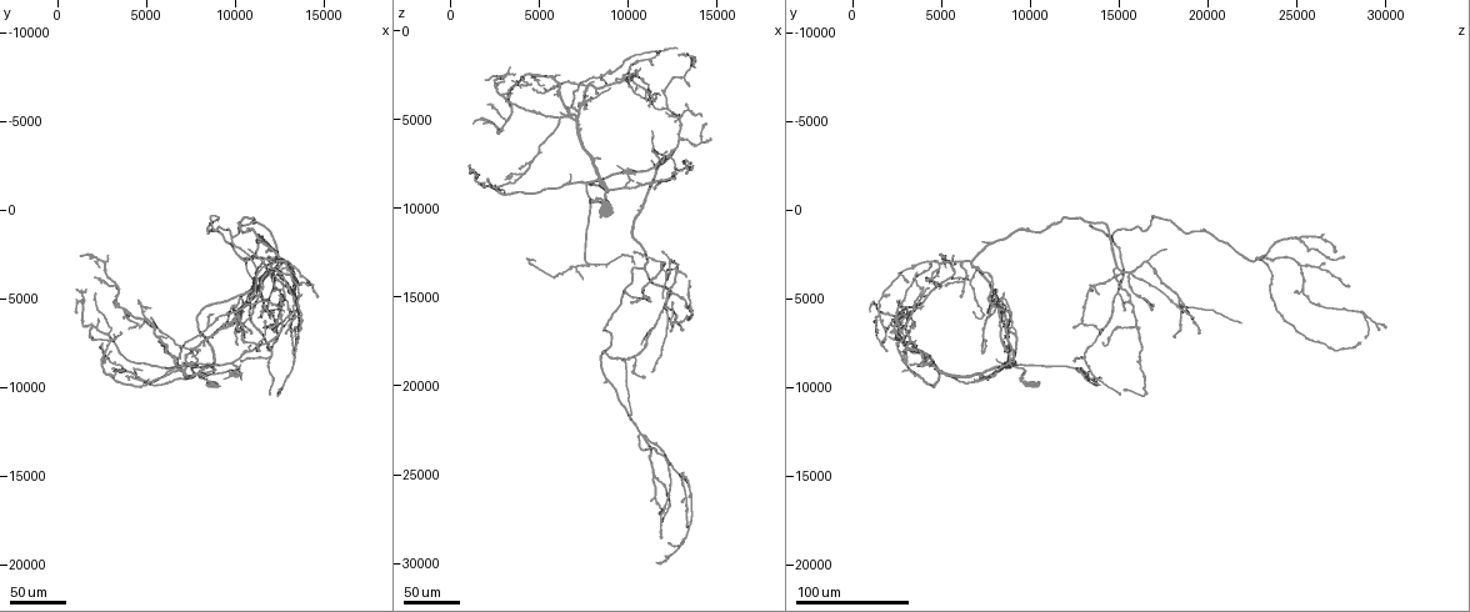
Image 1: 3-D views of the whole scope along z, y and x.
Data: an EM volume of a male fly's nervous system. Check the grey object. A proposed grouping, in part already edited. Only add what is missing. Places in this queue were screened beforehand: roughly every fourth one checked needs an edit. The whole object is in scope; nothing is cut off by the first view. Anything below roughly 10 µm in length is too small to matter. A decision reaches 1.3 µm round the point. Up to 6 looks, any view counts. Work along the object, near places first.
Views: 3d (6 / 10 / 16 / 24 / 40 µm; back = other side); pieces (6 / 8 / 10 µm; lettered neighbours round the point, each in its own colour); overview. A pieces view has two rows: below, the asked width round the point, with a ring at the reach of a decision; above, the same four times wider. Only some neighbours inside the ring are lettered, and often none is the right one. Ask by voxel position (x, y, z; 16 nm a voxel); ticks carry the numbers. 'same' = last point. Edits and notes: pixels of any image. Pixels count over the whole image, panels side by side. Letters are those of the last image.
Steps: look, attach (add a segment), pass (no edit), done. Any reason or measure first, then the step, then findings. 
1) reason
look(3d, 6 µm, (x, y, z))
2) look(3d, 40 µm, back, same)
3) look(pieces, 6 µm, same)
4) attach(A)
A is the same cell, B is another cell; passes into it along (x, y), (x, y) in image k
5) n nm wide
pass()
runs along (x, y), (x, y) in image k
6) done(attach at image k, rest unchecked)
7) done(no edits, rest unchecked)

an open end
look(3d, 24 µm, (10800, 2200, 17600))

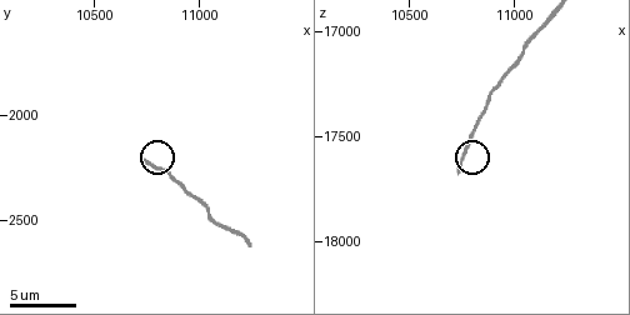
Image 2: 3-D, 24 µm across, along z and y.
what lies round it
look(pieces, 10 µm, (10730, 2200, 17660))

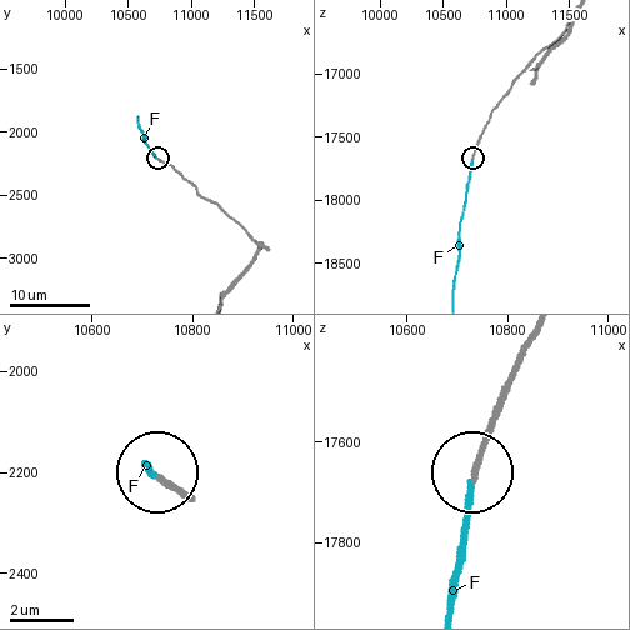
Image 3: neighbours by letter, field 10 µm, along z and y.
180 nm wide
attach(F)
F is the same cell; the neuron continues

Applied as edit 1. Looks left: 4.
an open end
look(3d, 24 µm, (10000, 6400, 21800))

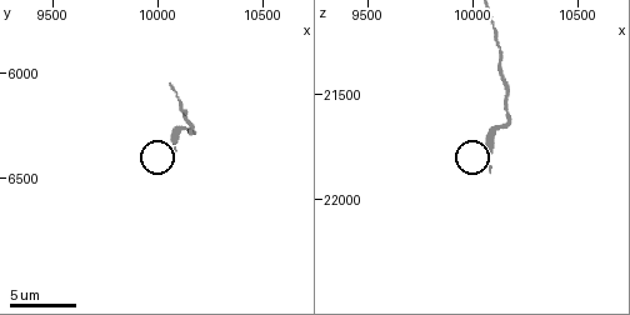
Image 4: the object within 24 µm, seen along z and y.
what lies round it
look(pieces, 6 µm, (10090, 6360, 21860))

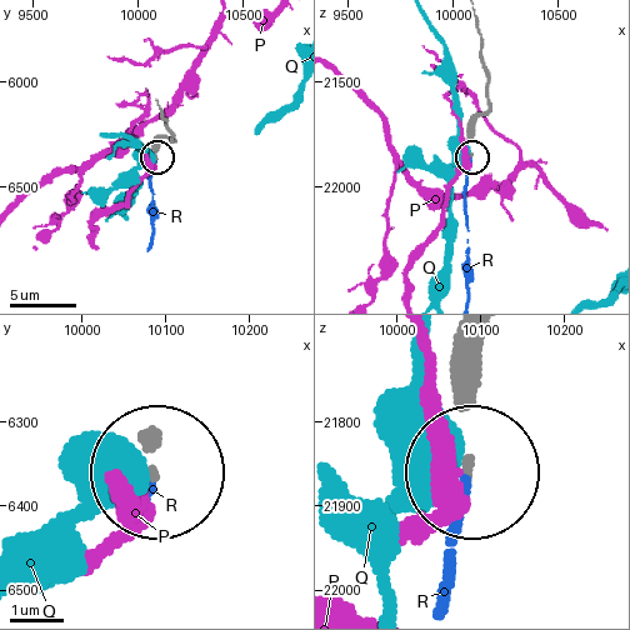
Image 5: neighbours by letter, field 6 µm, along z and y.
130 nm wide
attach(R)
R is the same cell, P and Q are other cells; passes into it along (478, 116), (465, 189), (468, 294) in image 5; the neuron continues

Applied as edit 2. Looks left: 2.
done(attach at image 3, attach at image 5, rest unchecked)

